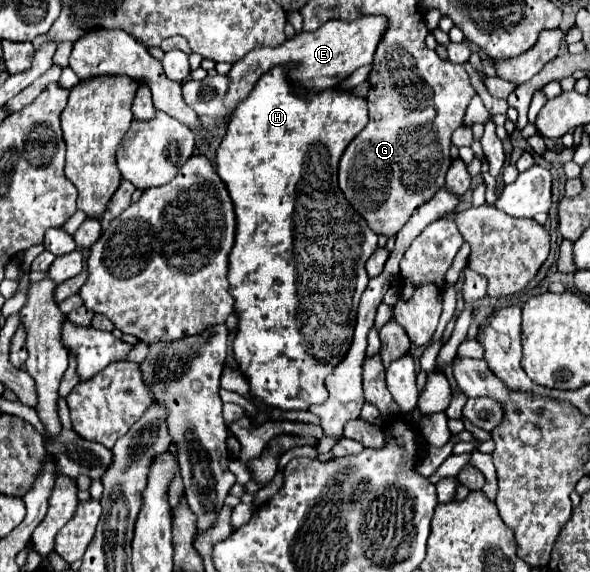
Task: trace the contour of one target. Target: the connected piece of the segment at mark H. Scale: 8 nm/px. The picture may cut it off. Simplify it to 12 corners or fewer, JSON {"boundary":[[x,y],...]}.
{"boundary":[[267,71],[215,155],[235,359],[325,401],[377,235],[337,185],[349,91]]}

